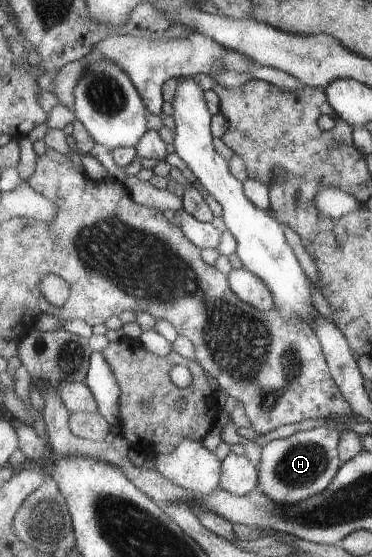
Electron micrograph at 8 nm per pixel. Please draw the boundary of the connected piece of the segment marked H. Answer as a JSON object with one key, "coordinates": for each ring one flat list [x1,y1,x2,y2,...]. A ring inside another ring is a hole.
{"coordinates":[[339,424,333,428,322,426,269,442,262,449,259,463,261,481,256,491,265,493,273,501,289,505,325,491,344,465,338,449,344,428]]}

